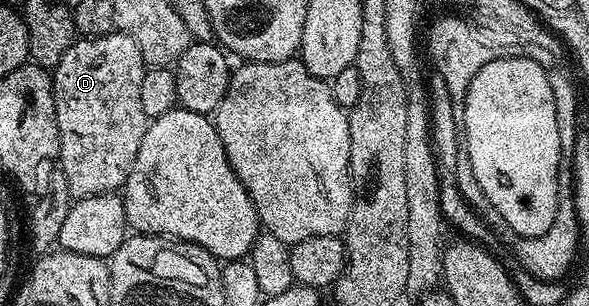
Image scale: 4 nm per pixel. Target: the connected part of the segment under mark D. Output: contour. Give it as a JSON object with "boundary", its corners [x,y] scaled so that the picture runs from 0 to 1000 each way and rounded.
{"boundary":[[[202,101],[183,105],[178,118],[146,118],[126,127],[122,150],[100,190],[97,219],[88,225],[90,317],[100,425],[100,559],[114,582],[114,621],[124,654],[154,647],[183,627],[211,618],[243,464],[243,438],[253,415],[253,382],[243,373],[236,324],[243,242],[250,212],[229,124]]]}

